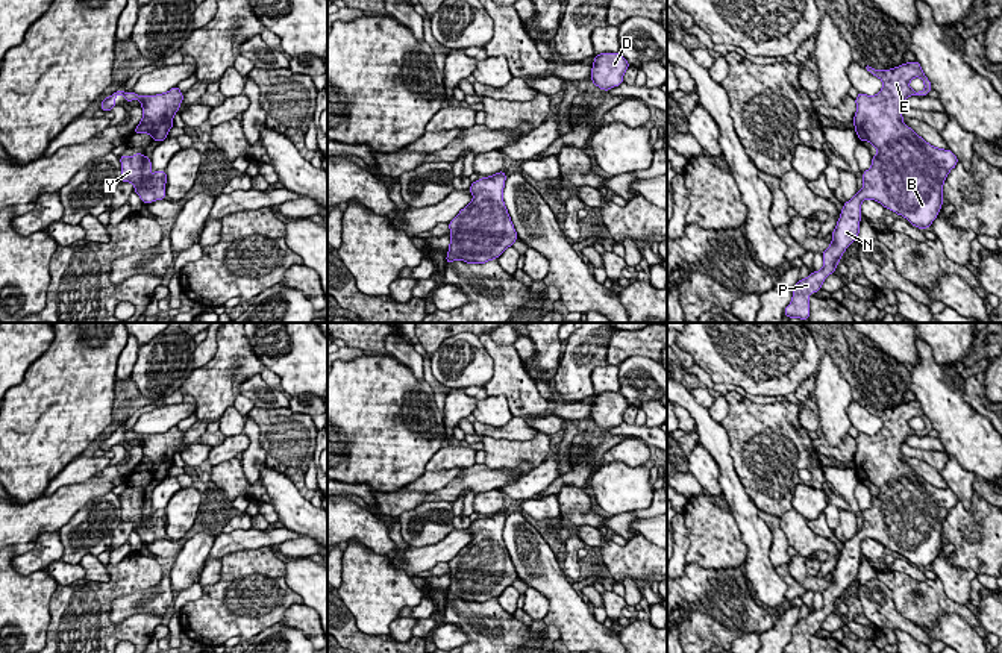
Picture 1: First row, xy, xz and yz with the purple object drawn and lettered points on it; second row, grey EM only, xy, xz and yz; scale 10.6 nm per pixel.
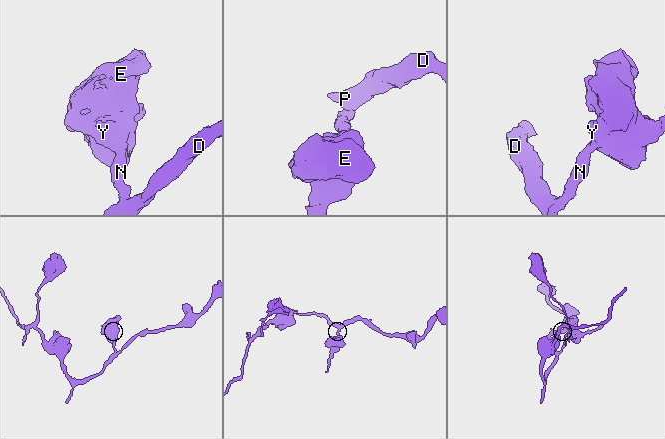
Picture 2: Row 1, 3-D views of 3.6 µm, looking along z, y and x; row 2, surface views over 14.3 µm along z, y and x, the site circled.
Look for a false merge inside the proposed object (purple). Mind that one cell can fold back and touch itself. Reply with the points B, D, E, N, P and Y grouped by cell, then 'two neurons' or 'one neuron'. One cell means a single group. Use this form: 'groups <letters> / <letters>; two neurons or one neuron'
groups B D E N P Y; one neuron

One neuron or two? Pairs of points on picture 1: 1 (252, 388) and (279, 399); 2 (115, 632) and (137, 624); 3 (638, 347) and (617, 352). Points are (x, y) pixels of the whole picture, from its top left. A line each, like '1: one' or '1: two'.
1: one
2: one
3: one

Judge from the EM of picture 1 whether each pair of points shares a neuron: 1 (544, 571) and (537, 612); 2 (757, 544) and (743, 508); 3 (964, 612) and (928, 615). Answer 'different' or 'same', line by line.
1: different
2: same
3: same

